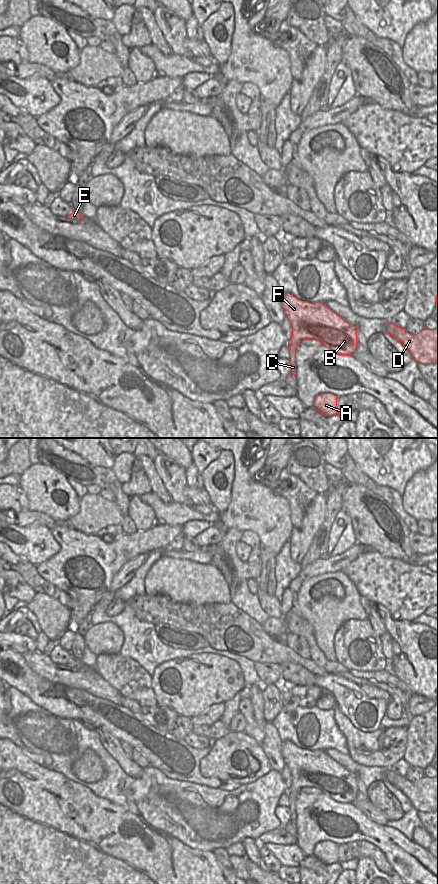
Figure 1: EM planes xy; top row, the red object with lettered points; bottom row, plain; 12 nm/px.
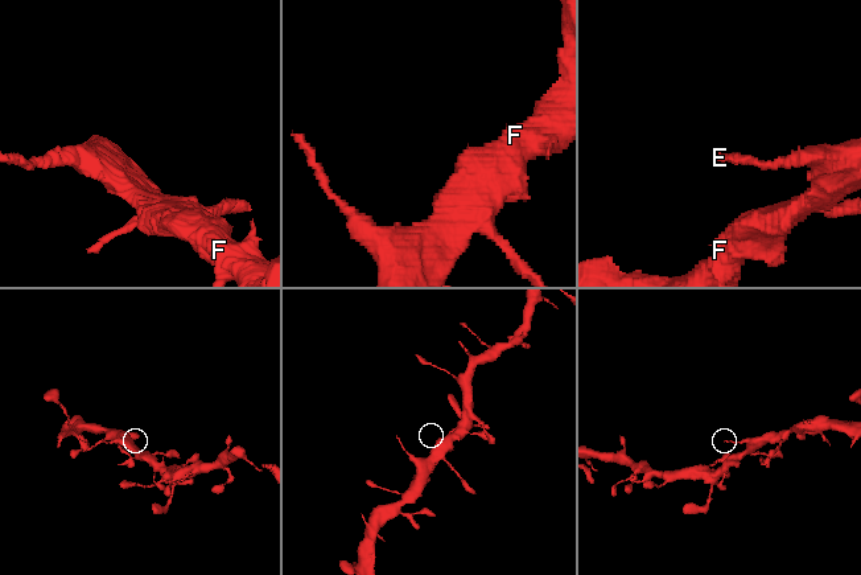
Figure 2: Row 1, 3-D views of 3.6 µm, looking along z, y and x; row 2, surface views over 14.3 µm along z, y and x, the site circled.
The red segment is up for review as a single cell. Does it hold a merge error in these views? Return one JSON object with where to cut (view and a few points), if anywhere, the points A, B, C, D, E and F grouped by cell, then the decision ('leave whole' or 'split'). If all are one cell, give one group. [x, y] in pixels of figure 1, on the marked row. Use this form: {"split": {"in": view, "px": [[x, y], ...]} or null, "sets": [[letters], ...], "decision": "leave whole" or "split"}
{"split": null, "sets": [["A", "B", "C", "D", "E", "F"]], "decision": "leave whole"}

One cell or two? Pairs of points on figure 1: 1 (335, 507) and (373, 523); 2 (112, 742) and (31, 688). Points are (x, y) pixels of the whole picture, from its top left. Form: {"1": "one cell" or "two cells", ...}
{"1": "two cells", "2": "two cells"}

